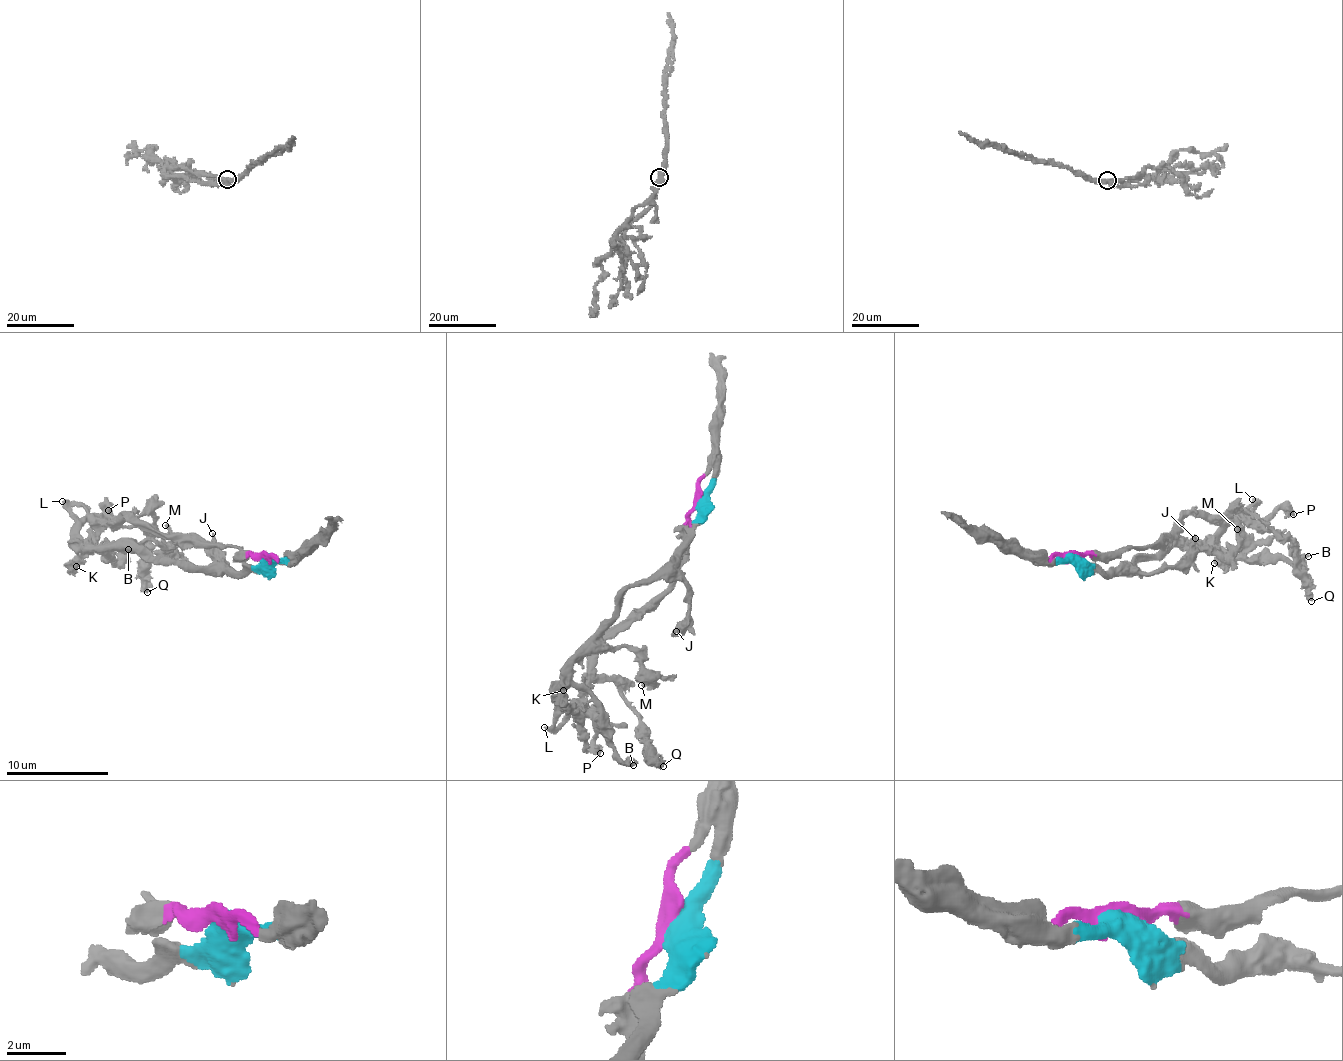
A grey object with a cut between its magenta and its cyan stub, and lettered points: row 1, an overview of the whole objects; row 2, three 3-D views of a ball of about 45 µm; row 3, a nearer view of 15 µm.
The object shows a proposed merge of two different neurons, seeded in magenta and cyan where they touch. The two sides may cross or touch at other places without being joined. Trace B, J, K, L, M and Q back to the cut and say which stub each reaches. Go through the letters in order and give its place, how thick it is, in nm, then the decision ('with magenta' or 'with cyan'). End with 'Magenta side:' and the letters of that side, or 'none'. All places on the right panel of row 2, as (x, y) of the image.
B: (1308, 556) | 380 nm | with cyan
J: (1195, 538) | 280 nm | with cyan
K: (1214, 563) | 480 nm | with magenta
L: (1252, 499) | 400 nm | with cyan
M: (1237, 529) | 240 nm | with cyan
Q: (1311, 601) | 440 nm | with magenta
Magenta side: K, Q

